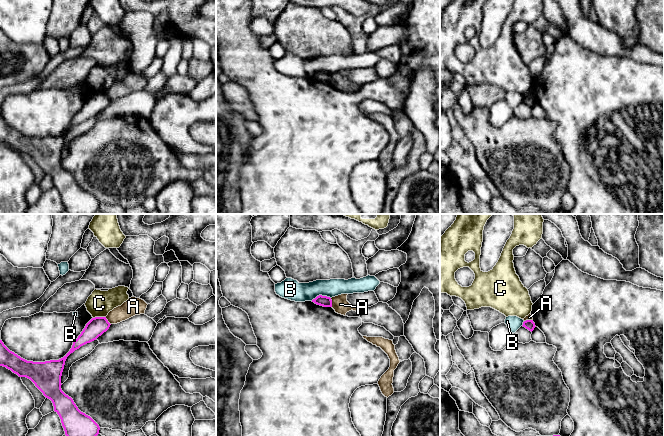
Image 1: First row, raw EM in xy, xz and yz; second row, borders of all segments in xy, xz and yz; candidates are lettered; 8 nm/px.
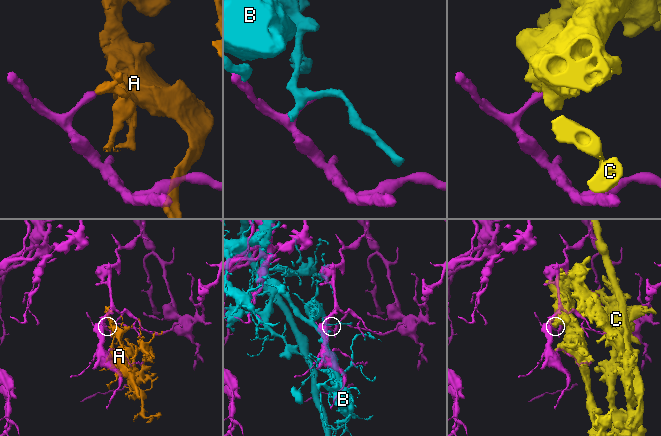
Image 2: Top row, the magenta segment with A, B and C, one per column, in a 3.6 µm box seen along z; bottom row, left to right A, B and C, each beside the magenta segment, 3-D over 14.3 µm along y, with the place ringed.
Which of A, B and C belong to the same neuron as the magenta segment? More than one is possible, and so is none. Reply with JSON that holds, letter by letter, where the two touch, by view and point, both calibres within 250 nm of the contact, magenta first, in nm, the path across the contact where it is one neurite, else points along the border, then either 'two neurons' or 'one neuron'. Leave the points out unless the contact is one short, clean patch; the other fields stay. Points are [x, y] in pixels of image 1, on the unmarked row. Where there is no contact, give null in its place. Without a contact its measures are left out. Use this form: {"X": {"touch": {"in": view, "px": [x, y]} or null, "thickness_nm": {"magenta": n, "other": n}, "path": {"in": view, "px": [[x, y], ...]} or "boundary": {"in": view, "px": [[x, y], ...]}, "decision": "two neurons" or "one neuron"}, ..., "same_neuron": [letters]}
{"A": {"touch": {"in": "xz", "px": [331, 78]}, "thickness_nm": {"magenta": 90, "other": 130}, "boundary": {"in": "xz", "px": [[330, 74], [332, 82]]}, "decision": "two neurons"}, "B": {"touch": {"in": "xz", "px": [320, 71]}, "thickness_nm": {"magenta": 90, "other": 170}, "decision": "two neurons"}, "C": {"touch": {"in": "xy", "px": [99, 93]}, "thickness_nm": {"magenta": 150, "other": 200}, "decision": "two neurons"}, "same_neuron": []}

